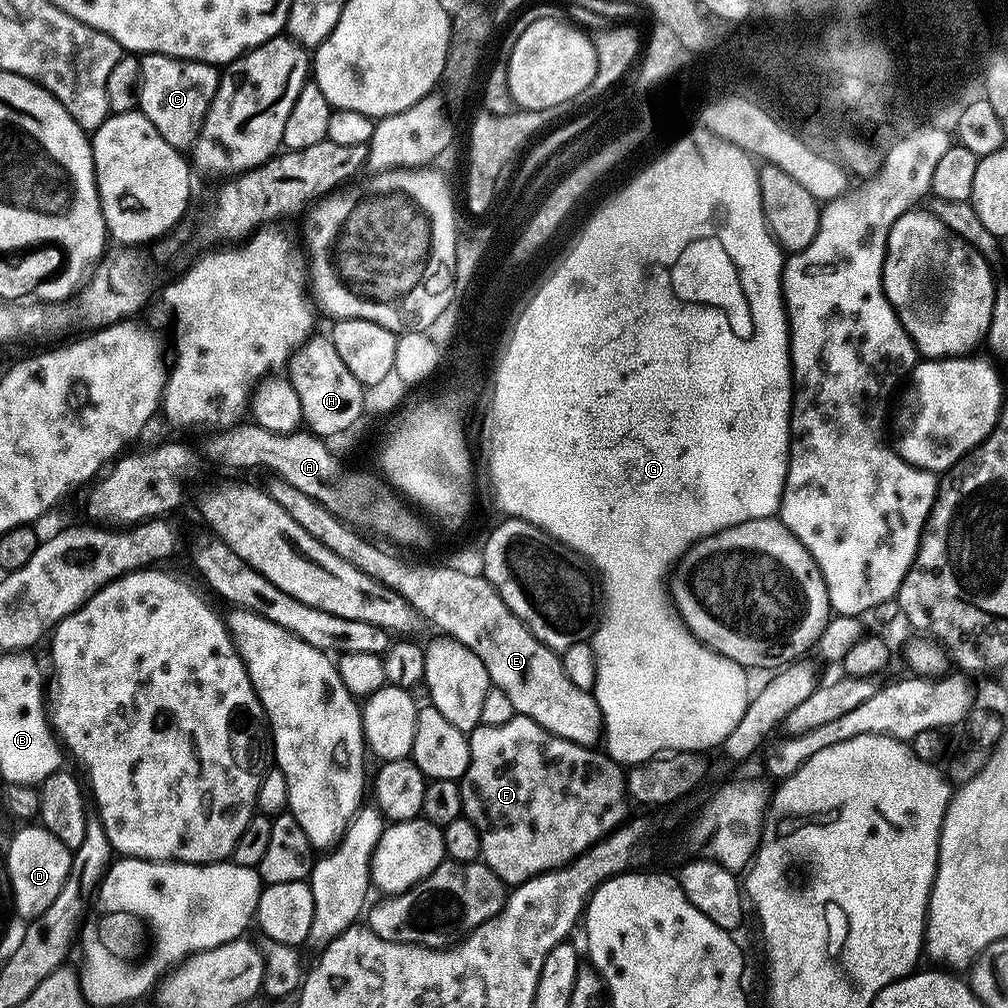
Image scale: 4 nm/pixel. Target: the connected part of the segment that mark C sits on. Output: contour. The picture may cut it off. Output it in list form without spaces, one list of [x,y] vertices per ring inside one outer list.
[[[150,52],[140,56],[140,102],[139,111],[143,112],[150,122],[154,122],[154,130],[170,142],[170,146],[188,150],[199,138],[207,111],[210,110],[216,87],[220,84],[220,72],[213,65],[202,64],[198,60],[177,60],[175,56],[163,56]]]

